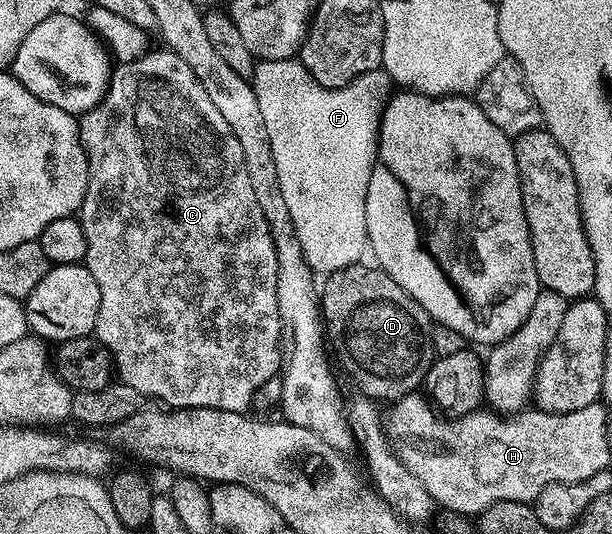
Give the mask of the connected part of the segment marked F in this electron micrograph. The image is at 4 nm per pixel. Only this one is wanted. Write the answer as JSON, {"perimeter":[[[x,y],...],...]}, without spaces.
{"perimeter":[[[280,59],[279,61],[259,60],[254,66],[252,84],[256,91],[256,99],[260,103],[260,111],[264,115],[264,127],[268,127],[268,139],[272,143],[272,159],[276,159],[276,176],[280,179],[280,192],[284,194],[284,203],[288,203],[288,215],[292,215],[292,227],[296,233],[296,249],[304,253],[308,267],[316,275],[329,275],[340,271],[349,265],[359,264],[362,257],[368,253],[368,238],[366,235],[366,196],[368,183],[374,170],[374,162],[378,160],[378,128],[382,122],[382,111],[392,96],[392,82],[385,69],[379,67],[352,79],[344,87],[329,89],[316,79],[302,66],[298,59]]]}

